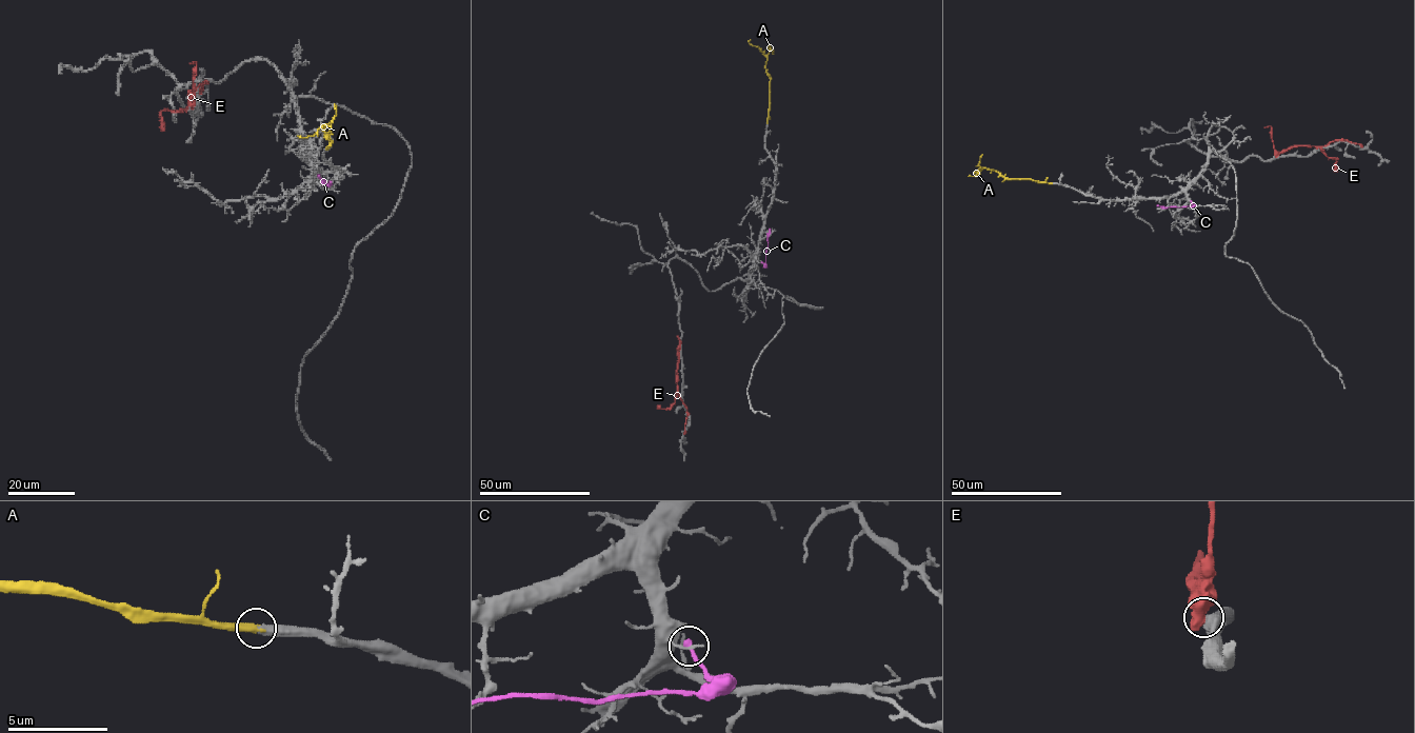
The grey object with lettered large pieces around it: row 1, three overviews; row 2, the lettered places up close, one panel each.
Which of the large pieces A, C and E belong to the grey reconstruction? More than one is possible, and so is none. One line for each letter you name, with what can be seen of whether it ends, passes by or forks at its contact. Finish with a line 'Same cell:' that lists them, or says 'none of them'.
A: it ends there
Same cell: A

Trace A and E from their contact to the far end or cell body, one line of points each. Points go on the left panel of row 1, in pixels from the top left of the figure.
A: (326, 147), (331, 141), (325, 135), (325, 125), (313, 136), (300, 137)
E: (193, 106), (190, 93), (205, 82), (201, 94)

